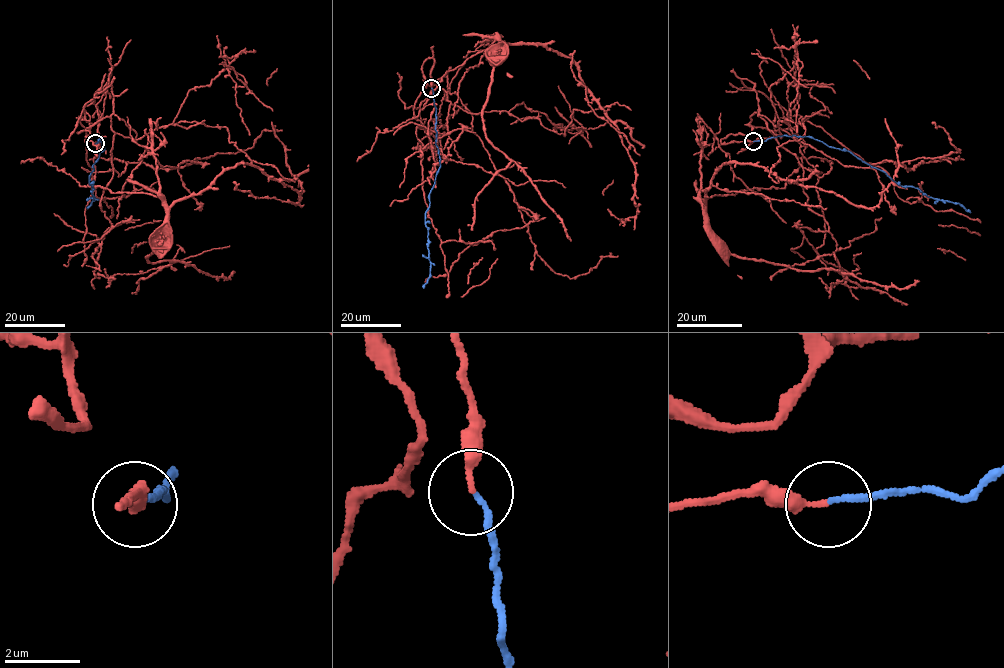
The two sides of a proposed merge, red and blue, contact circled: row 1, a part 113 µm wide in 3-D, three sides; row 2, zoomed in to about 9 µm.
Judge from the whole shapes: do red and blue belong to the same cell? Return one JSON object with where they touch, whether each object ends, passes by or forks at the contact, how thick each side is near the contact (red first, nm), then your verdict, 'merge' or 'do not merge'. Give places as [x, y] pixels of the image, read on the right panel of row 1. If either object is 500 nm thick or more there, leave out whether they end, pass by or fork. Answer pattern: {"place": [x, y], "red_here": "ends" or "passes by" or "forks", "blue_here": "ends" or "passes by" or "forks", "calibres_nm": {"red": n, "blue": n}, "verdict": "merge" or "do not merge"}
{"place": [753, 141], "red_here": "ends", "blue_here": "ends", "calibres_nm": {"red": 240, "blue": 140}, "verdict": "do not merge"}

